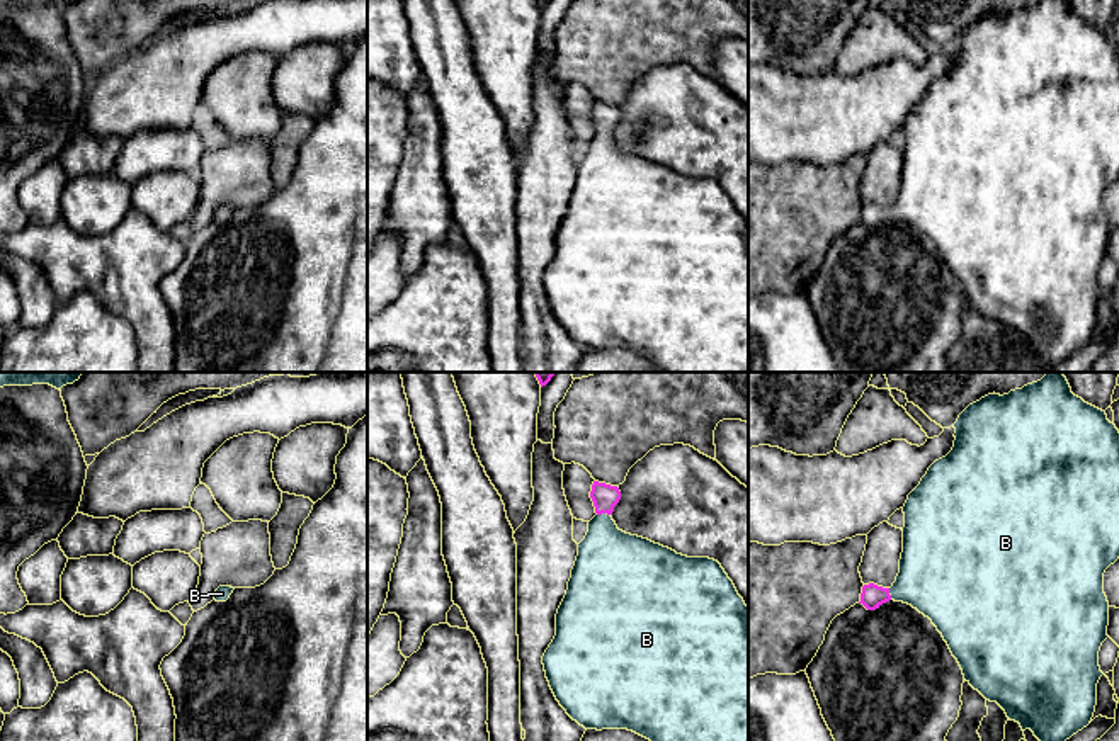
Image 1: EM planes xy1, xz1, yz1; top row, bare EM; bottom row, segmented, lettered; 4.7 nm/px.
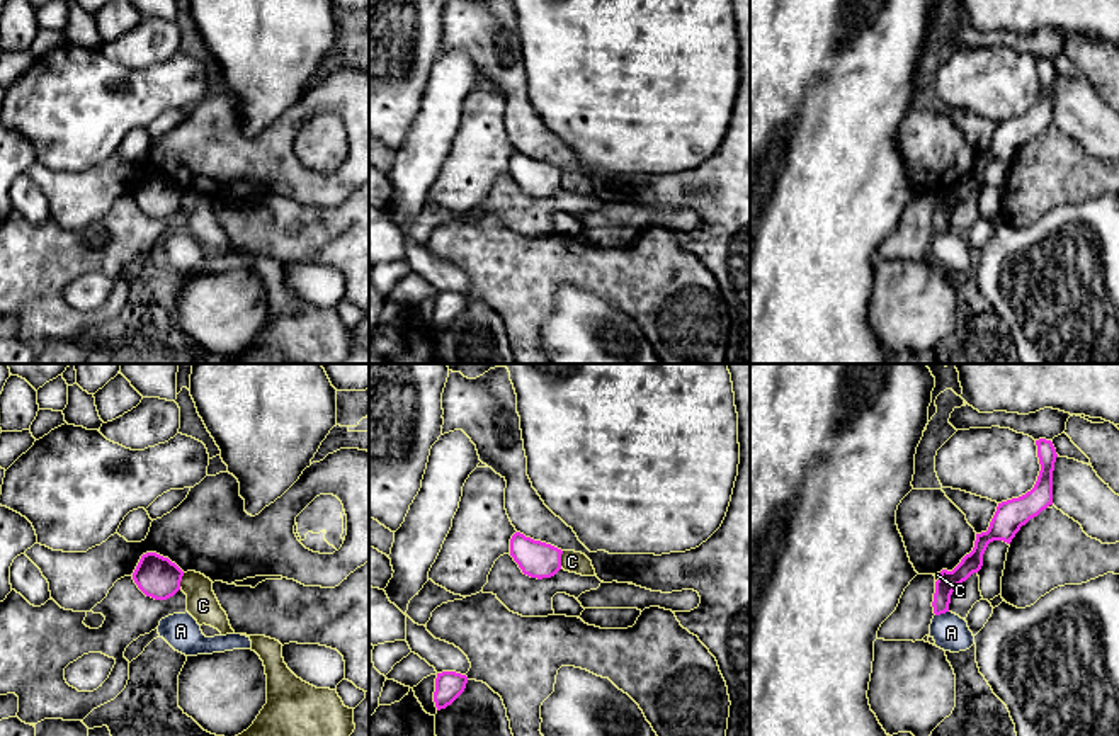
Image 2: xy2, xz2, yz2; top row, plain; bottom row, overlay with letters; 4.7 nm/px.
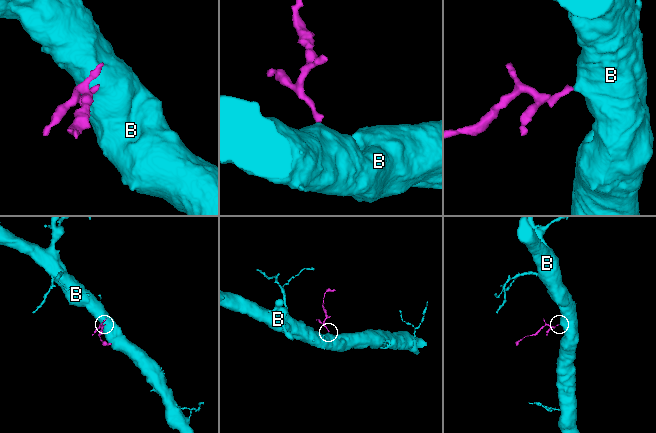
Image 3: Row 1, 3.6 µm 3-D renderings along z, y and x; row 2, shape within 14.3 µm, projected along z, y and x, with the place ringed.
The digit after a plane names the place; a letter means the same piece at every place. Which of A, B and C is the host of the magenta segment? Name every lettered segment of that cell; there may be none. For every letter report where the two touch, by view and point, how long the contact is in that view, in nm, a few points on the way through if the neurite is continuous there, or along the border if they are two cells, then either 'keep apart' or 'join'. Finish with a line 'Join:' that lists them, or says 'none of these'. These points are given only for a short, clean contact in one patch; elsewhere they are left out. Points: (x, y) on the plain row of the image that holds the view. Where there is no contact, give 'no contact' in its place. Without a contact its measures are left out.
A: yz2 (941, 232) | 70 nm | along yz2 (948, 230), (936, 235) | keep apart
B: xz1 (602, 131) | 60 nm | across xz1 (604, 116), (602, 131), (602, 157), (611, 182) | join
C: xz2 (560, 179) | 80 nm | along xz2 (563, 170), (560, 186) | keep apart
Join: B

